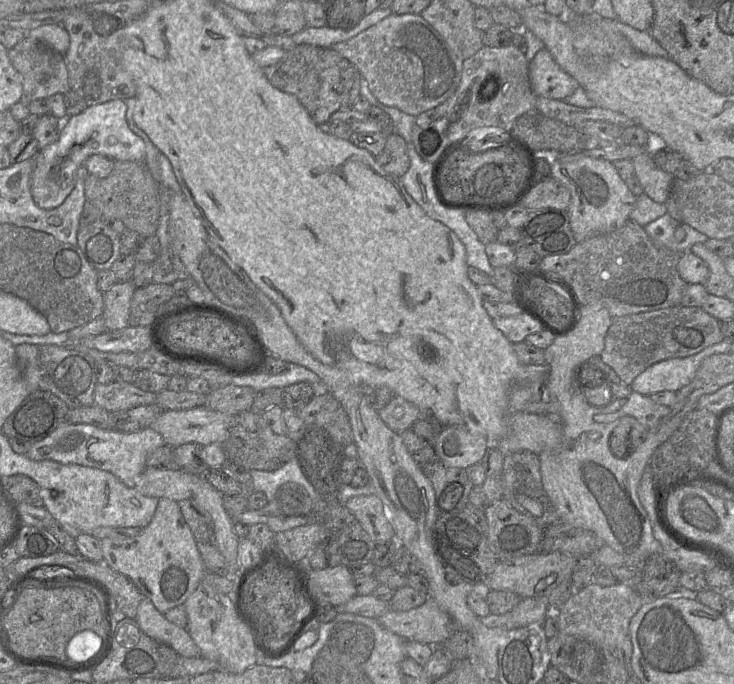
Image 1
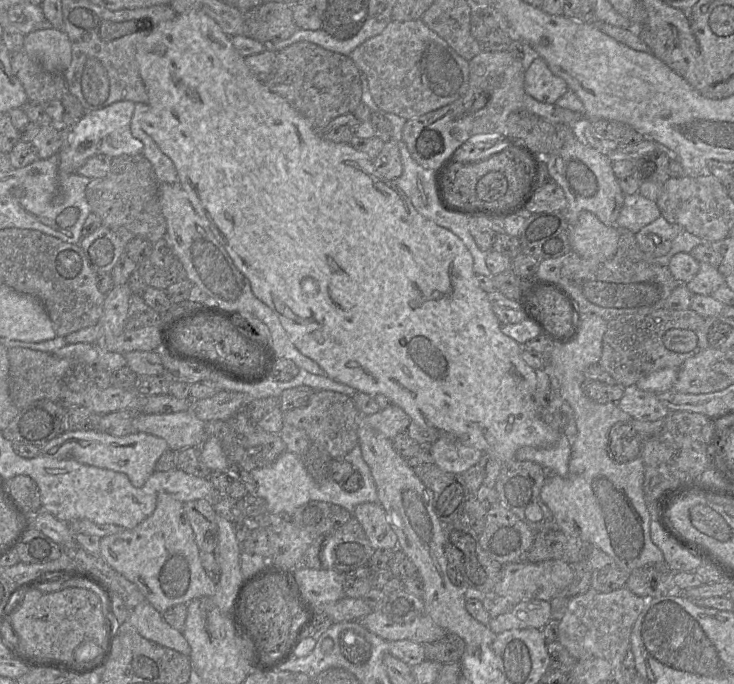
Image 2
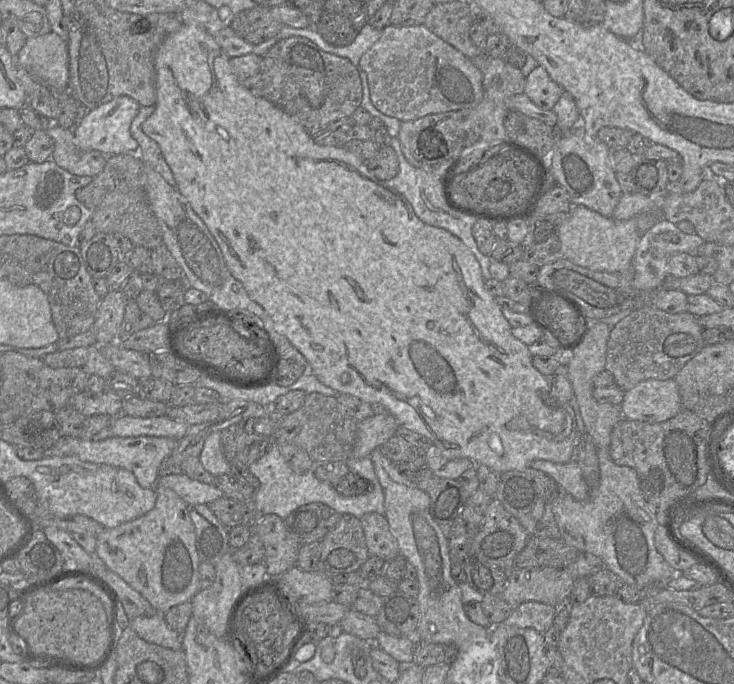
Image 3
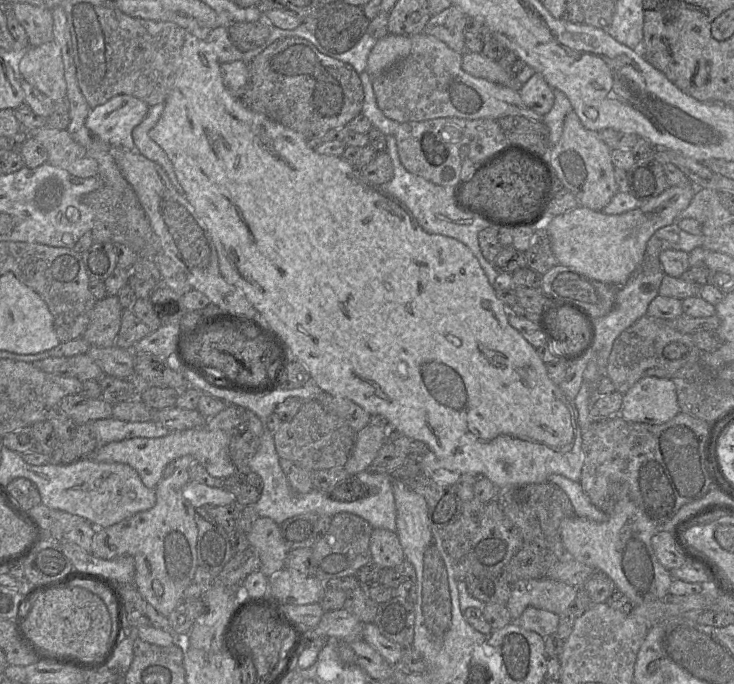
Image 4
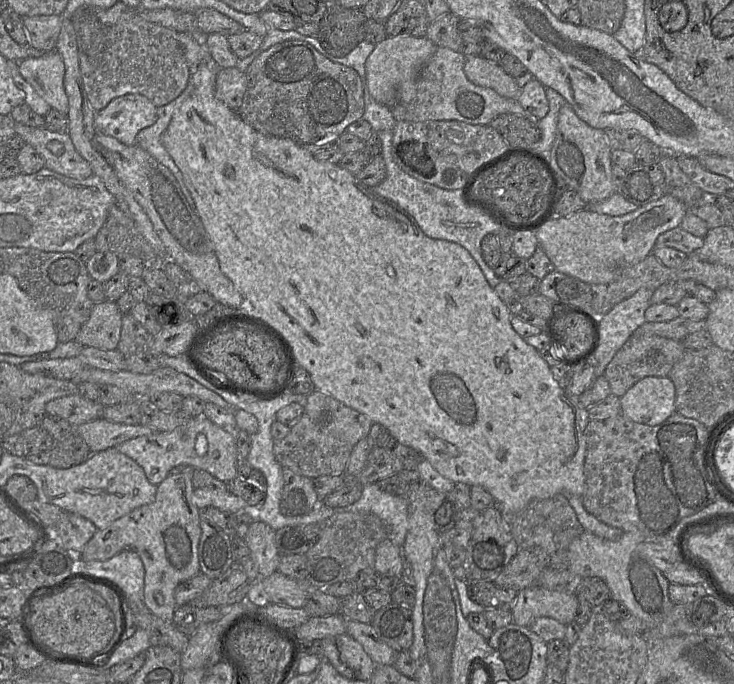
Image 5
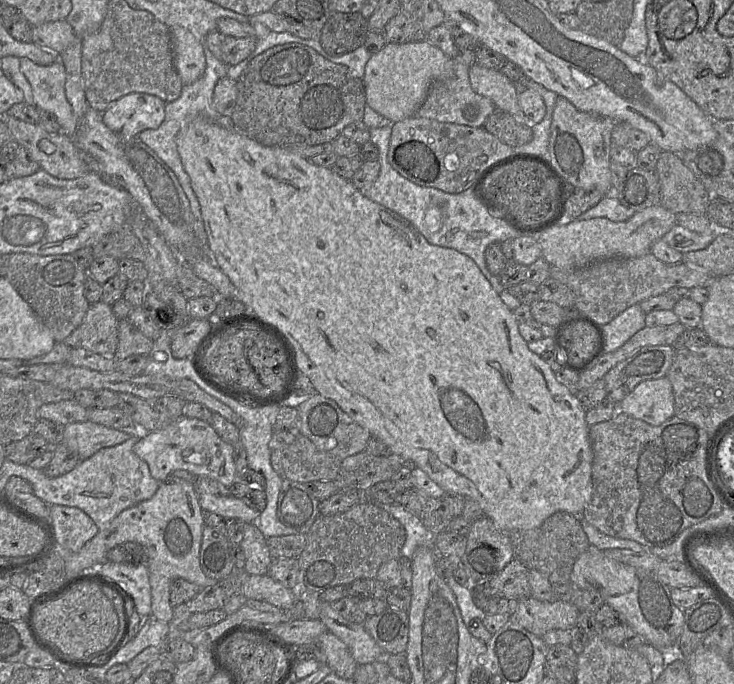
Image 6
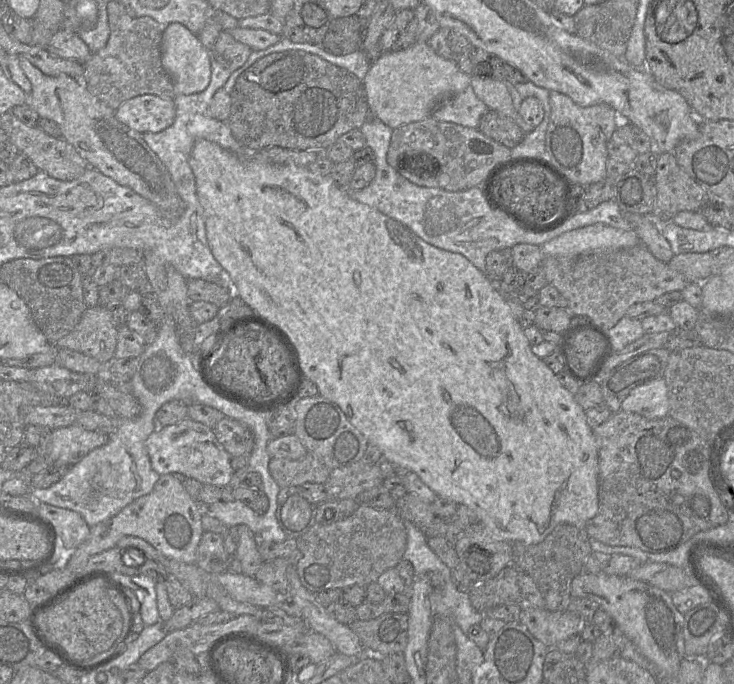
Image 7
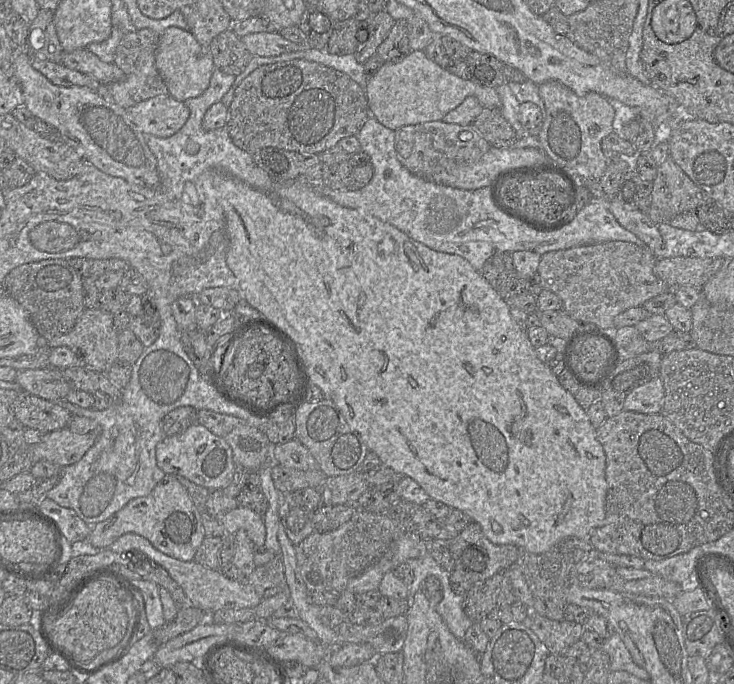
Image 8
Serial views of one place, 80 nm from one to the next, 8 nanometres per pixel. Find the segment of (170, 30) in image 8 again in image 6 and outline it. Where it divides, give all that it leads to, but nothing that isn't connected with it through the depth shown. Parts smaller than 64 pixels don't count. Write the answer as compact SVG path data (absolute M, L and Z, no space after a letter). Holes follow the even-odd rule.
M180 26L170 30L175 69L183 86L192 84L203 76L206 69L204 43Z

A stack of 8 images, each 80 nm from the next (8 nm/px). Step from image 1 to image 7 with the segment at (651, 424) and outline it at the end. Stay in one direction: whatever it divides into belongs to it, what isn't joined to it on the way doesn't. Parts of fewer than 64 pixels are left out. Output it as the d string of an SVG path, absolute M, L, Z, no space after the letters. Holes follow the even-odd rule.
M657 378L632 389L623 400L621 410L649 420L666 417L669 414L669 399L665 379Z

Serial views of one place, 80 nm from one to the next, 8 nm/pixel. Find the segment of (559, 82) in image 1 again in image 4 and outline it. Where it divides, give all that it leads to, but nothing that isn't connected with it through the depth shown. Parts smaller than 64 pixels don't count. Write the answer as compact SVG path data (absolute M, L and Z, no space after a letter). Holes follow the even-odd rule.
M537 72L520 86L519 95L527 107L543 116L552 109L555 99L553 89Z

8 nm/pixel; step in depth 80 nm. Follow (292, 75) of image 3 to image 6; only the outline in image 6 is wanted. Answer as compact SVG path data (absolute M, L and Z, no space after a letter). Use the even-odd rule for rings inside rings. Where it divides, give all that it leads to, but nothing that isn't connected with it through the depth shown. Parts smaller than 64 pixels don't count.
M290 42L264 51L244 69L236 85L237 99L230 115L233 129L263 146L331 143L347 125L364 117L366 95L363 80L345 65L331 62L305 44Z

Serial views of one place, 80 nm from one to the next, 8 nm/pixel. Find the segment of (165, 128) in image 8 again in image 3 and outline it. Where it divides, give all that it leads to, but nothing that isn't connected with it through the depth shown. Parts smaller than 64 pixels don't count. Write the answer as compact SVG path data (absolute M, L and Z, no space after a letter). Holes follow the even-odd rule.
M119 96L87 111L81 121L73 128L75 143L83 151L99 151L104 155L138 154L139 144L132 137L130 126L139 111L140 105L128 96Z

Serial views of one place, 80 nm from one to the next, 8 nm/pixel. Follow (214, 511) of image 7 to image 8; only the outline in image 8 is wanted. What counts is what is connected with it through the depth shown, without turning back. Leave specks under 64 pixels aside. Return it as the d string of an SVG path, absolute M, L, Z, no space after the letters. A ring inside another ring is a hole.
M239 505L217 519L225 527L226 534L235 534L238 530L243 529L255 546L264 546L266 538L265 524L263 517L254 511Z

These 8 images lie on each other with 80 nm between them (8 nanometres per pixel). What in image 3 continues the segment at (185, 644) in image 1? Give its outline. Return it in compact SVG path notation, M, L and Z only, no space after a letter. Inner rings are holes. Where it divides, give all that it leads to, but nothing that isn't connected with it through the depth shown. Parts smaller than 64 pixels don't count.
M161 613L151 617L139 616L131 619L129 623L138 636L147 642L172 650L182 649L181 634L168 626Z

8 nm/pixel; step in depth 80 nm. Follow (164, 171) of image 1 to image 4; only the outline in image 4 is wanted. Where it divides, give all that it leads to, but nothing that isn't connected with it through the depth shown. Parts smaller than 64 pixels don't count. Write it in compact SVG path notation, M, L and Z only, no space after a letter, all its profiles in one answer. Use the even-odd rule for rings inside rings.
M164 103L150 106L145 119L133 129L132 137L136 151L147 159L159 164L166 172L175 189L186 198L186 193L177 179L174 167L167 154L149 136L149 131L157 124L164 107Z

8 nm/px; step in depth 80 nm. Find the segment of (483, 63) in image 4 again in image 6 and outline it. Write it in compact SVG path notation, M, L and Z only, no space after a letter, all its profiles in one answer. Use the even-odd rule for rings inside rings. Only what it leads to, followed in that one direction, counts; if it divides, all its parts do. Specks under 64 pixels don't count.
M474 63L469 67L469 78L476 93L489 98L497 109L509 113L518 122L530 125L519 105L515 84L501 71Z

